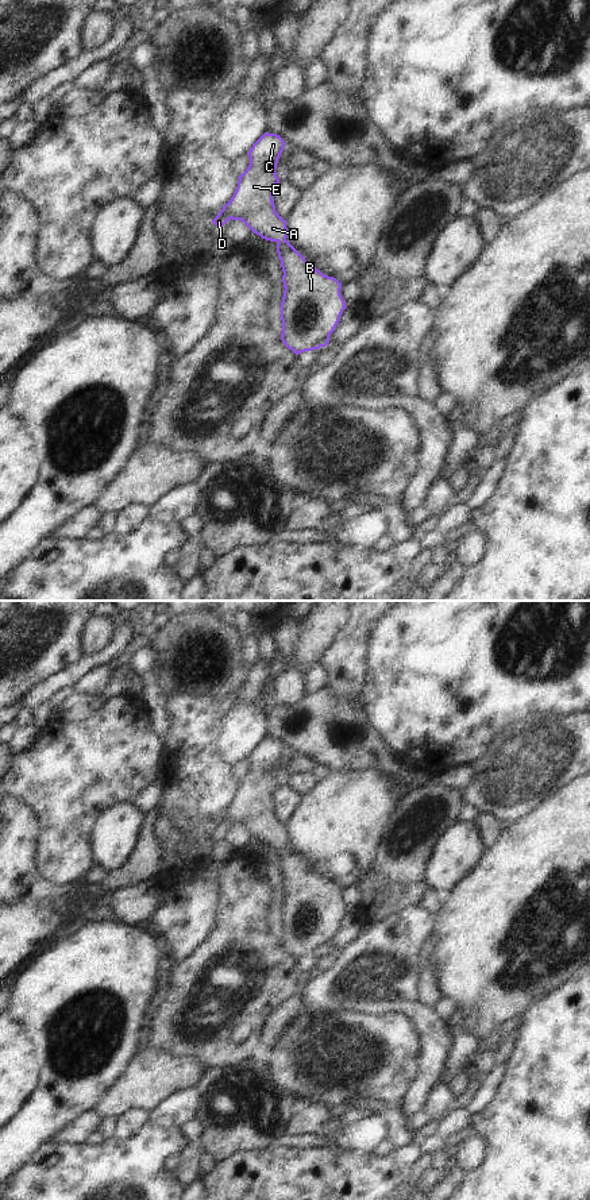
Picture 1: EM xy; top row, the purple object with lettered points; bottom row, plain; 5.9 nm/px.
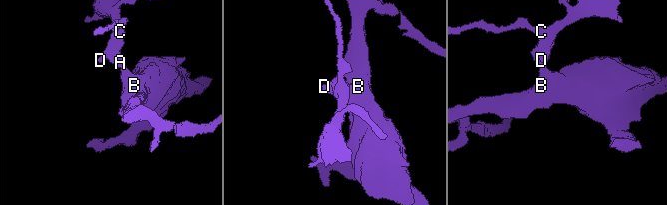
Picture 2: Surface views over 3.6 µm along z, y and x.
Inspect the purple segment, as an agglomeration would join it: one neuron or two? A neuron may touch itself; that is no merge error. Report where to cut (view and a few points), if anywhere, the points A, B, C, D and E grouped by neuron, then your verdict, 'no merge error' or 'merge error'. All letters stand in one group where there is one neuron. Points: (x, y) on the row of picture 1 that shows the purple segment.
no cut | A B C D E | no merge error

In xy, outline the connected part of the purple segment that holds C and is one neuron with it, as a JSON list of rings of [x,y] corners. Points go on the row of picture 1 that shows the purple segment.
[[[265,132],[247,153],[250,165],[238,178],[231,200],[212,223],[221,229],[228,220],[242,220],[262,239],[275,242],[284,271],[281,302],[282,343],[296,355],[325,347],[343,310],[342,283],[324,275],[286,240],[286,220],[277,212],[273,190],[279,184],[275,169],[285,142]]]

